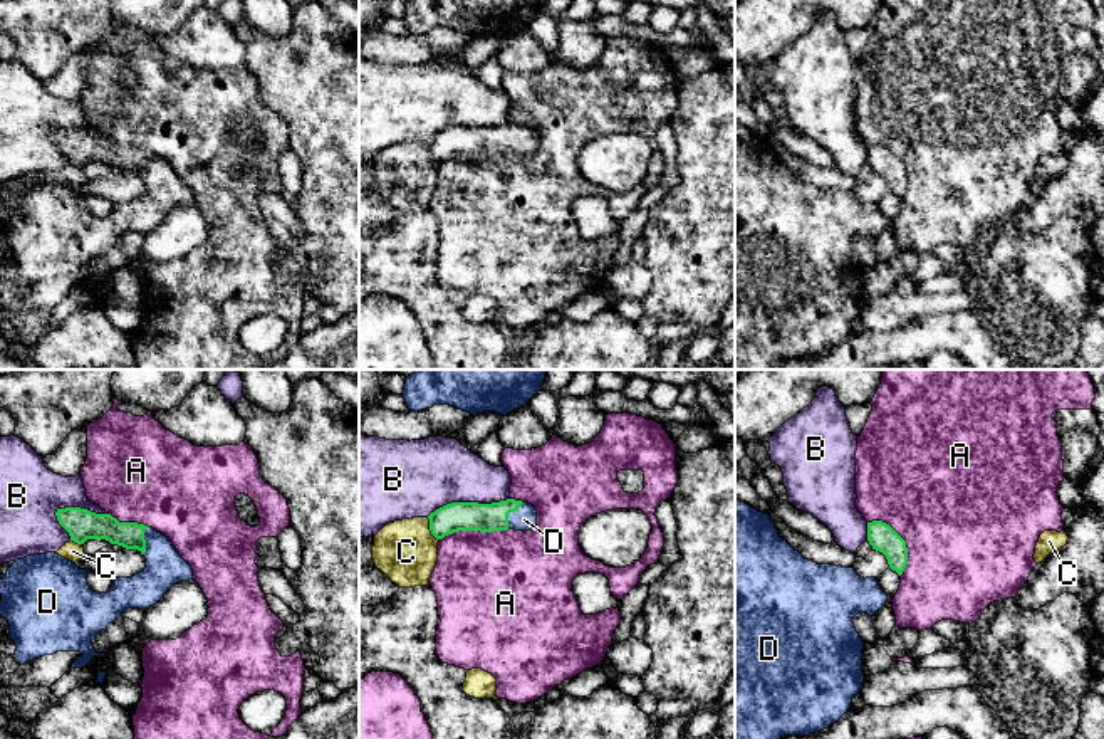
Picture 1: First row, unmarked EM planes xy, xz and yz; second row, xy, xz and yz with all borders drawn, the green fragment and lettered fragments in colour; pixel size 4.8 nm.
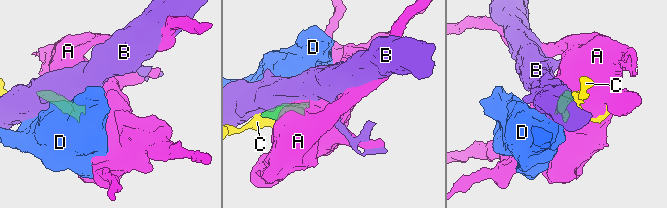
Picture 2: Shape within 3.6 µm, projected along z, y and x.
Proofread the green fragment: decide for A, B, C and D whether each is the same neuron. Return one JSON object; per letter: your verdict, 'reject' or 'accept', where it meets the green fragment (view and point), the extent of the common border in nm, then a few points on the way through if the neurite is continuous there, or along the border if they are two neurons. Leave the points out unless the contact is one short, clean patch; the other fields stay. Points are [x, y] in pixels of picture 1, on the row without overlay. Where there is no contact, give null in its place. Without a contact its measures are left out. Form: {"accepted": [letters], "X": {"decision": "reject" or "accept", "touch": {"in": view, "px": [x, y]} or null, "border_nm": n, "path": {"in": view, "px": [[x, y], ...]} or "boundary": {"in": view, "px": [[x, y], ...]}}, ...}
{"accepted": ["D"], "A": {"decision": "reject", "touch": {"in": "yz", "px": [903, 163]}, "border_nm": 300}, "B": {"decision": "reject", "touch": {"in": "xz", "px": [467, 126]}, "border_nm": 400}, "C": {"decision": "reject", "touch": {"in": "xz", "px": [430, 153]}, "border_nm": 130}, "D": {"decision": "accept", "touch": {"in": "xy", "px": [145, 165]}, "border_nm": 140, "path": {"in": "xy", "px": [[96, 150], [145, 165], [161, 182], [165, 190]]}}}

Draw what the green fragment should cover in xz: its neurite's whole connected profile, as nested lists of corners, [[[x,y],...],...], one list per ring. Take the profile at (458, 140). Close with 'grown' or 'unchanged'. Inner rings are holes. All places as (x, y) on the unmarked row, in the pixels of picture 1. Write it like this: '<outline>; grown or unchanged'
[[[507,123],[492,128],[451,126],[428,139],[430,155],[436,163],[458,155],[532,155],[537,149],[537,134],[532,128]]]; grown

